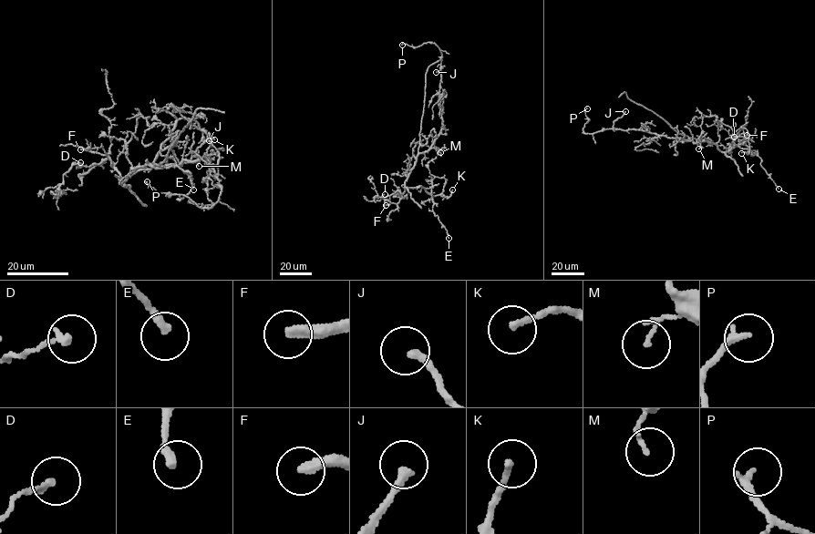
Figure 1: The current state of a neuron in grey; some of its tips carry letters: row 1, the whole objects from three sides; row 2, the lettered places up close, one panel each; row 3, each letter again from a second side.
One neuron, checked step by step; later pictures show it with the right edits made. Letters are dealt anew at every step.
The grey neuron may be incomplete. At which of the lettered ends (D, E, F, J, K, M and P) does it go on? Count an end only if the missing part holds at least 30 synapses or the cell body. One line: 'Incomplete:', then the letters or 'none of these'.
Incomplete: none of these

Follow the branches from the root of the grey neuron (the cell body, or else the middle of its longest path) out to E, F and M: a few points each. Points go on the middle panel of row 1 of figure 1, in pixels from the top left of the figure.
E: (428, 151), (417, 155), (405, 186), (431, 189), (433, 210), (448, 238)
F: (428, 151), (417, 155), (405, 182), (404, 192), (401, 194), (397, 190), (386, 205)
M: (428, 151), (434, 148), (440, 152)

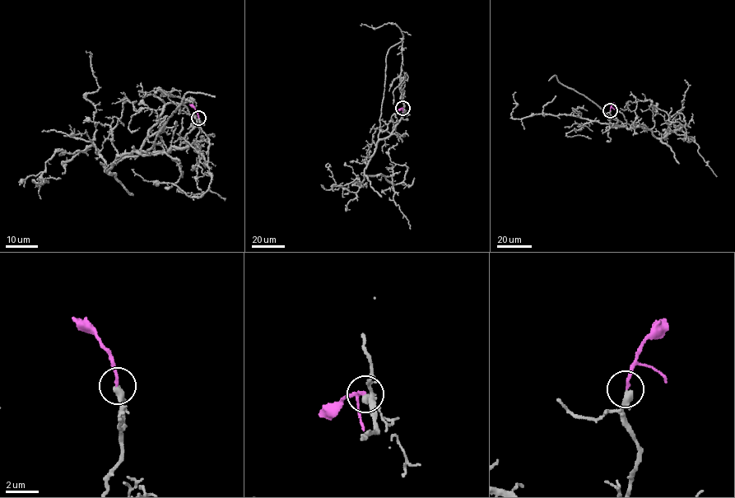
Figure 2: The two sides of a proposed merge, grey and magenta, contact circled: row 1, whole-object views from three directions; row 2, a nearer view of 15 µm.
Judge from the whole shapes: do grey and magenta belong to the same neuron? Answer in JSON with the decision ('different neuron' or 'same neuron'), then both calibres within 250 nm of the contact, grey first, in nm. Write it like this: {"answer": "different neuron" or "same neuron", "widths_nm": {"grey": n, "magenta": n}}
{"answer": "same neuron", "widths_nm": {"grey": 440, "magenta": 180}}

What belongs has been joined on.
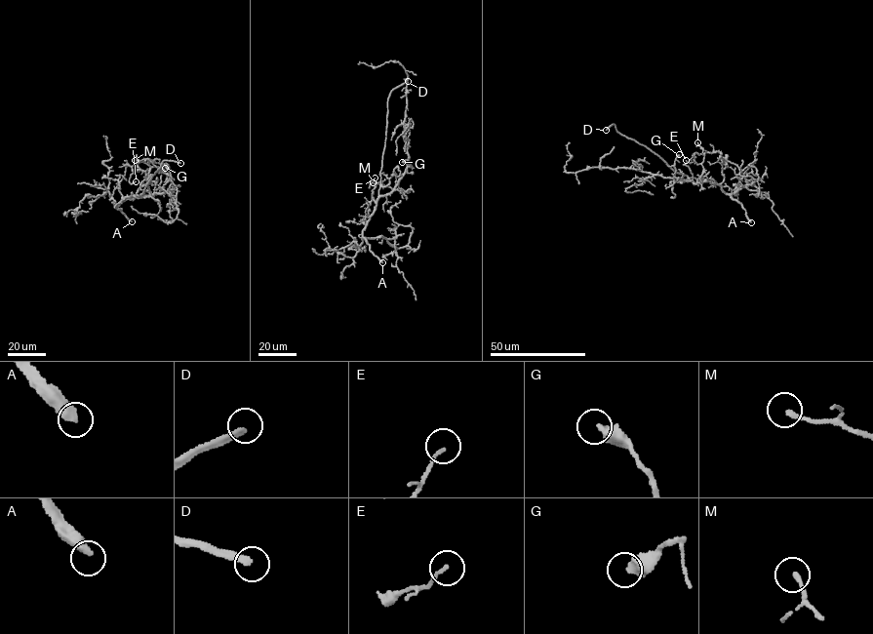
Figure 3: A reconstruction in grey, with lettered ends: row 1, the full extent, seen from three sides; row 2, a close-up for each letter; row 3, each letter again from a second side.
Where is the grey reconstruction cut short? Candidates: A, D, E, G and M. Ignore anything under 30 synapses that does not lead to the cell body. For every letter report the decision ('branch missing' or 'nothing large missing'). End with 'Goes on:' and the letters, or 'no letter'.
A: branch missing
D: branch missing
E: nothing large missing
G: nothing large missing
M: nothing large missing
Goes on: A, D

